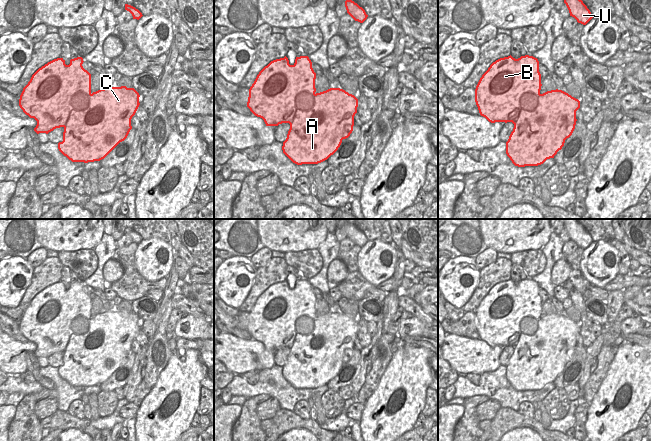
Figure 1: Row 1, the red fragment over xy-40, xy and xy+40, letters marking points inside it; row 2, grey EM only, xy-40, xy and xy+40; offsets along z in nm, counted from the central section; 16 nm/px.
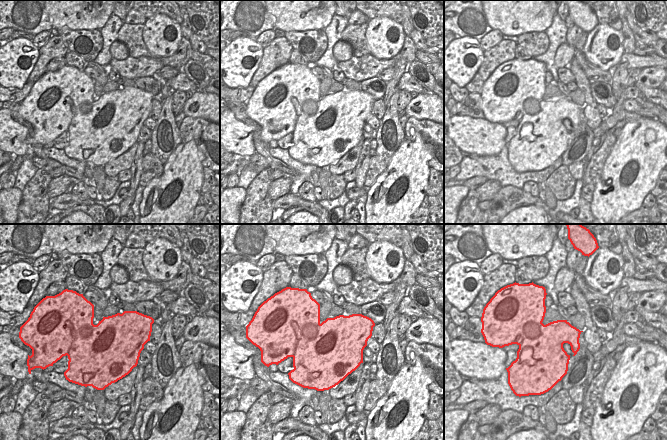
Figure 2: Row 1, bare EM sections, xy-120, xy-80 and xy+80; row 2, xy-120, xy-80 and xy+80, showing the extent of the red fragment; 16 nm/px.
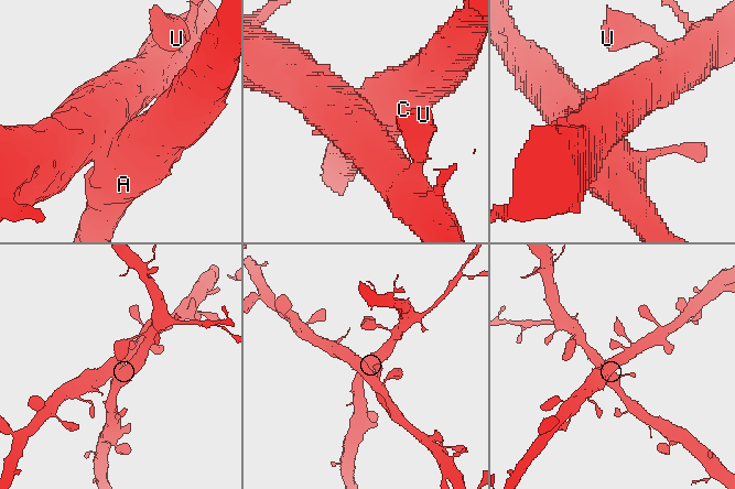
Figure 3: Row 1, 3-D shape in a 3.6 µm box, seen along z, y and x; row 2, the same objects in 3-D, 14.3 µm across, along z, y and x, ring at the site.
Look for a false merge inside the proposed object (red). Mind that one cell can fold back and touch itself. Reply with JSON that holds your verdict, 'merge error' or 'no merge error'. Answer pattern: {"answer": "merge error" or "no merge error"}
{"answer": "merge error"}

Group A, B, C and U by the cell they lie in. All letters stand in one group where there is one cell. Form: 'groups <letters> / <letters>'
groups A C / B U

